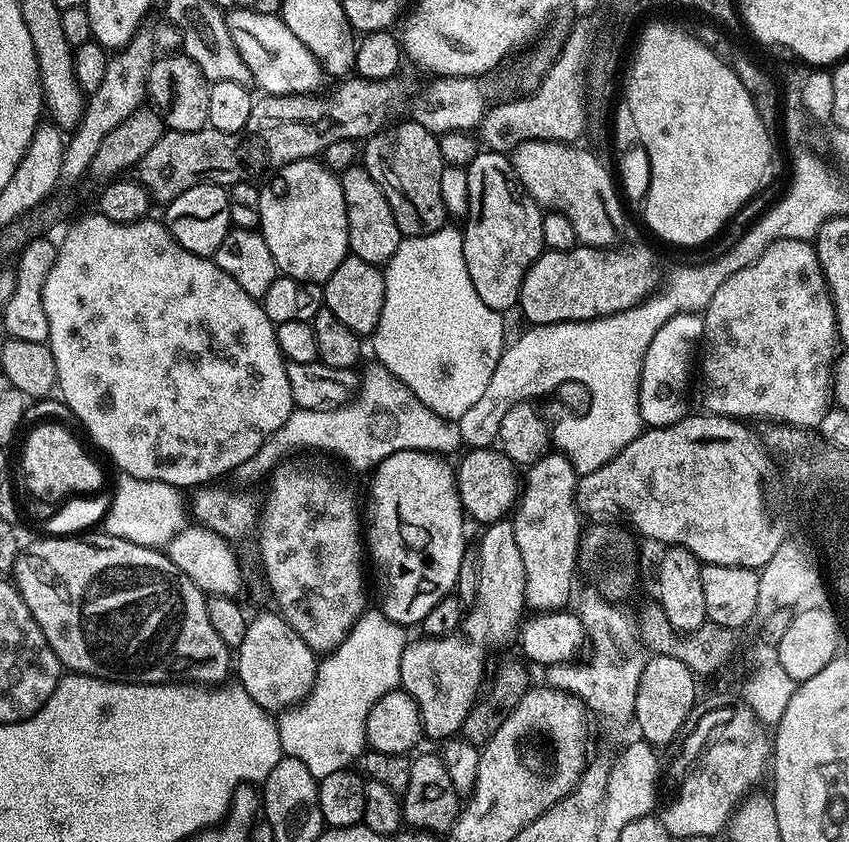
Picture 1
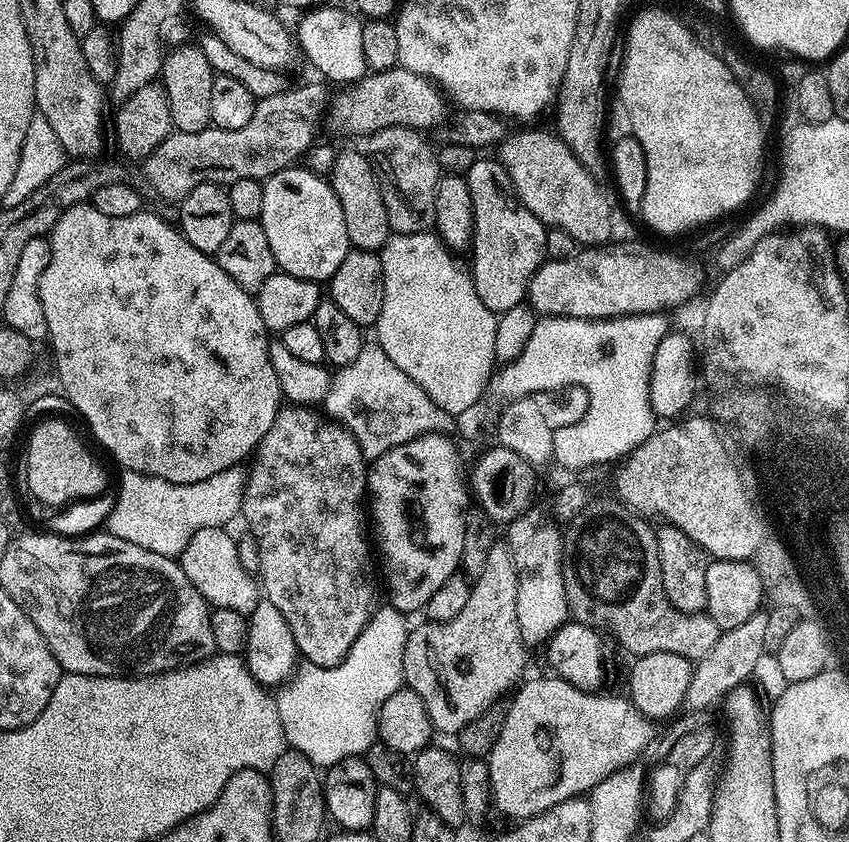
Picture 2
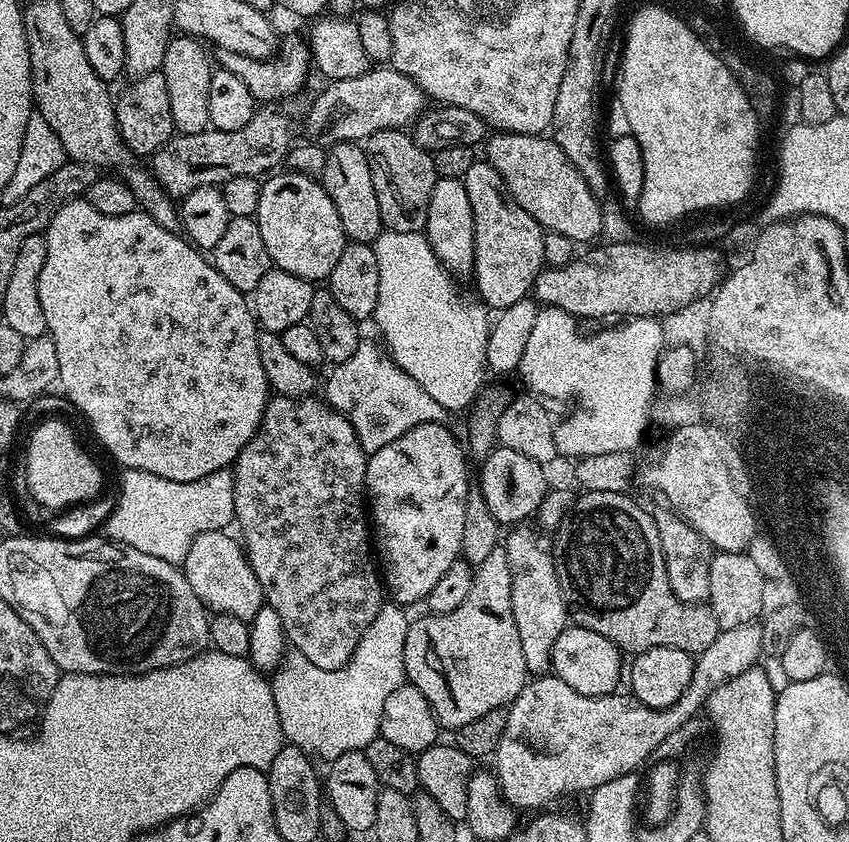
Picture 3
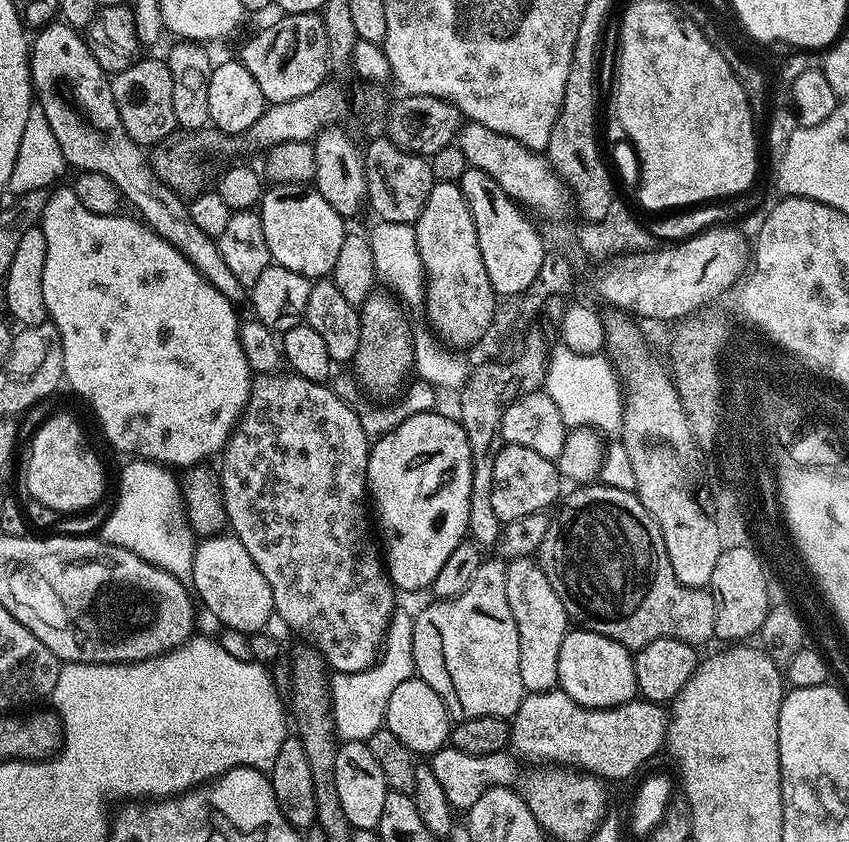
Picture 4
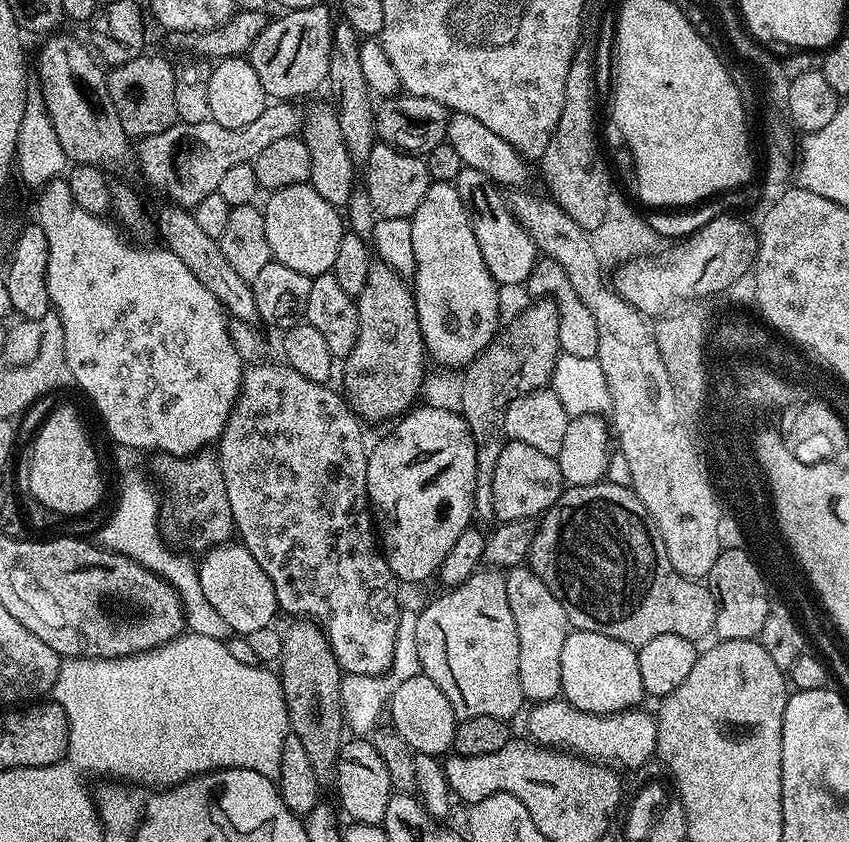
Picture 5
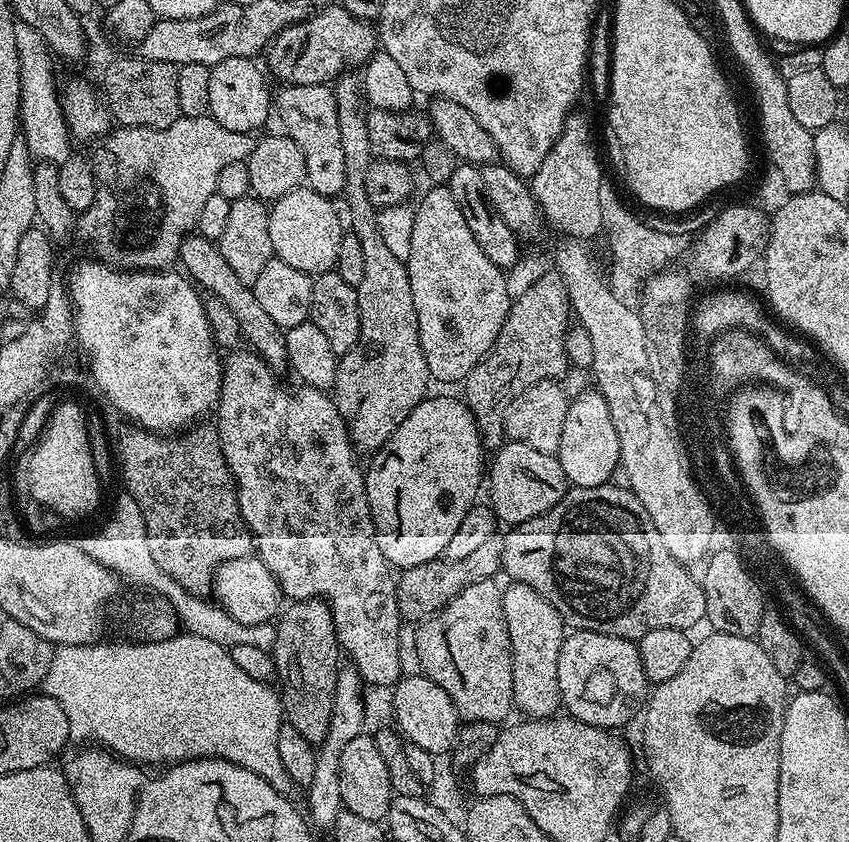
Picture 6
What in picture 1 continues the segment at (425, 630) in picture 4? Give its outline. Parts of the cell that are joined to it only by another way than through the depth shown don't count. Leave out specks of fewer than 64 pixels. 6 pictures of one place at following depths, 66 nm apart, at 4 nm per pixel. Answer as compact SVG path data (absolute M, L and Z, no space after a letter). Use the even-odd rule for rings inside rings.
M511 519L495 520L487 525L478 541L480 549L480 577L478 578L478 594L475 604L464 613L460 622L459 632L452 632L449 636L429 636L413 639L404 647L402 666L400 667L400 688L414 698L420 711L420 721L424 727L427 739L447 741L455 737L464 727L466 714L478 701L482 689L485 687L484 667L488 664L488 655L495 648L504 648L508 643L517 639L526 616L524 595L526 594L526 570L522 570L522 550L518 550L518 542L514 542L514 530Z

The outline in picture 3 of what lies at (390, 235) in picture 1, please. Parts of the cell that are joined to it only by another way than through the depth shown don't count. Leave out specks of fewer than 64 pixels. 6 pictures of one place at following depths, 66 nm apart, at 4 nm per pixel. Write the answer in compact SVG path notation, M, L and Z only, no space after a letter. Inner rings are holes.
M345 142L332 144L327 154L322 183L326 194L330 194L334 202L334 210L338 210L344 235L354 244L372 244L384 228L384 219L380 217L374 178L370 174L370 162L364 149L359 143Z

